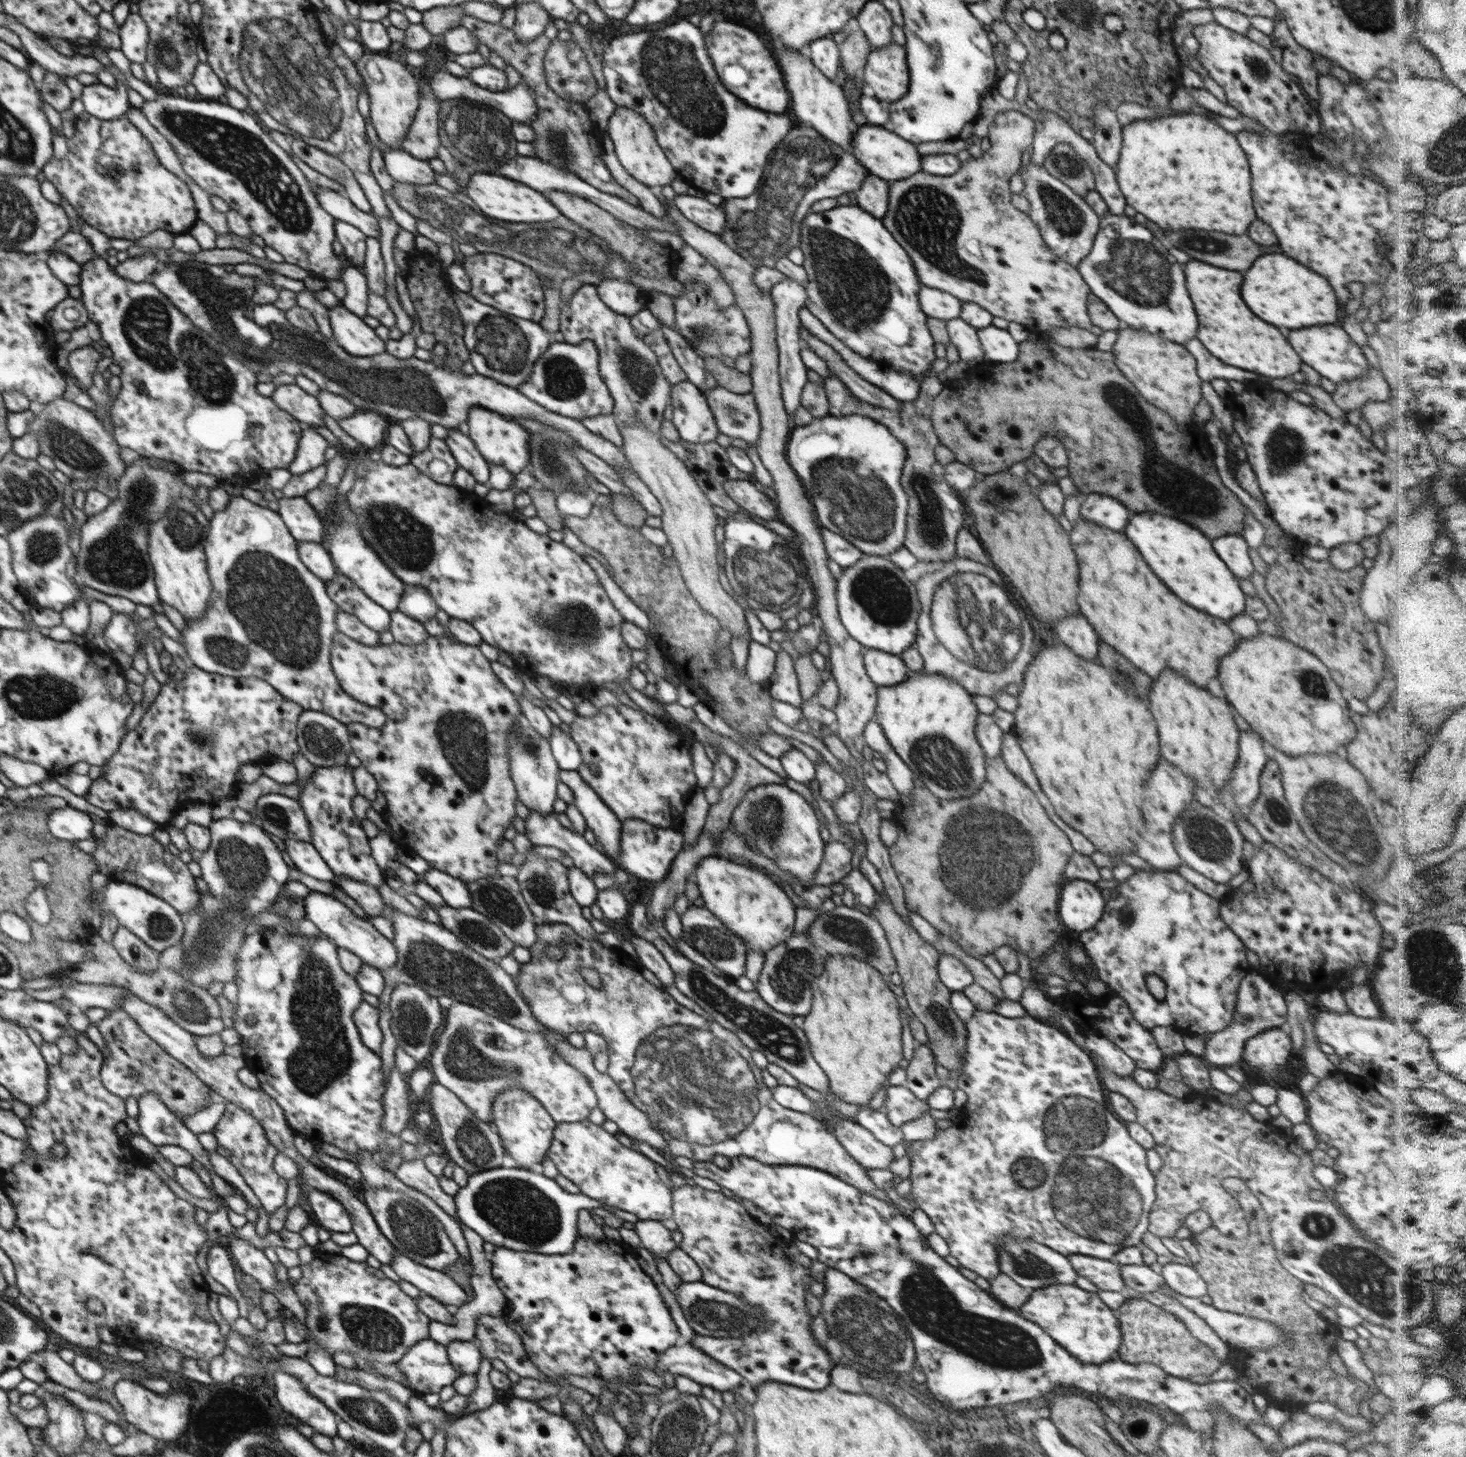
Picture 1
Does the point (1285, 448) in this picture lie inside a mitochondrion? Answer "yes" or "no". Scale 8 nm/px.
yes

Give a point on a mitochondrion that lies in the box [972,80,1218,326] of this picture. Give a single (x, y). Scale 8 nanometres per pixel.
(1144, 281)

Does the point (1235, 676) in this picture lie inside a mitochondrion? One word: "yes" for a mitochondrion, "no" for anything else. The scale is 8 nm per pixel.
no

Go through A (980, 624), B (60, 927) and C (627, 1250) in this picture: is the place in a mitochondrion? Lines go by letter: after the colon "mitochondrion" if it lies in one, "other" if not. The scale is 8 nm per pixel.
A: mitochondrion
B: other
C: other

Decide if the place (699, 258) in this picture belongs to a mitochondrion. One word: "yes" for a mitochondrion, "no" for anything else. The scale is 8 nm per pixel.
no

